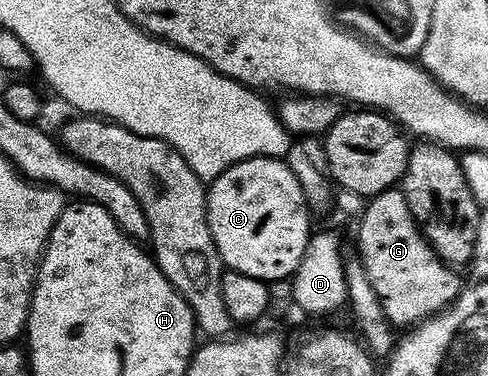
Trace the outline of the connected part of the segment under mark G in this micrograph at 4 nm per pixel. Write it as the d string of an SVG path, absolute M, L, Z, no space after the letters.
M400 188L374 194L366 201L357 223L359 260L371 284L375 284L383 312L394 328L412 328L447 309L459 297L463 278L429 245Z

